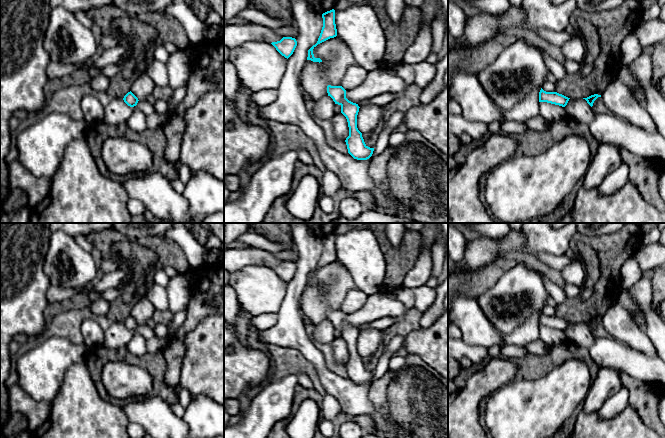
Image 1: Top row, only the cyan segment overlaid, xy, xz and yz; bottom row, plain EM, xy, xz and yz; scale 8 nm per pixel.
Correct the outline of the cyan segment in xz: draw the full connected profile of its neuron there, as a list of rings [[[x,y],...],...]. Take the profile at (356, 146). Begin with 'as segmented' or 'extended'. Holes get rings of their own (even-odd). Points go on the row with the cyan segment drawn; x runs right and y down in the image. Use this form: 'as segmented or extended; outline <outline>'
as segmented; outline [[[327,86],[327,93],[335,104],[341,106],[341,113],[346,117],[349,127],[349,136],[345,142],[348,153],[357,160],[369,159],[374,148],[368,147],[362,137],[362,133],[357,128],[357,115],[359,106],[346,98],[346,90],[342,86]]]

